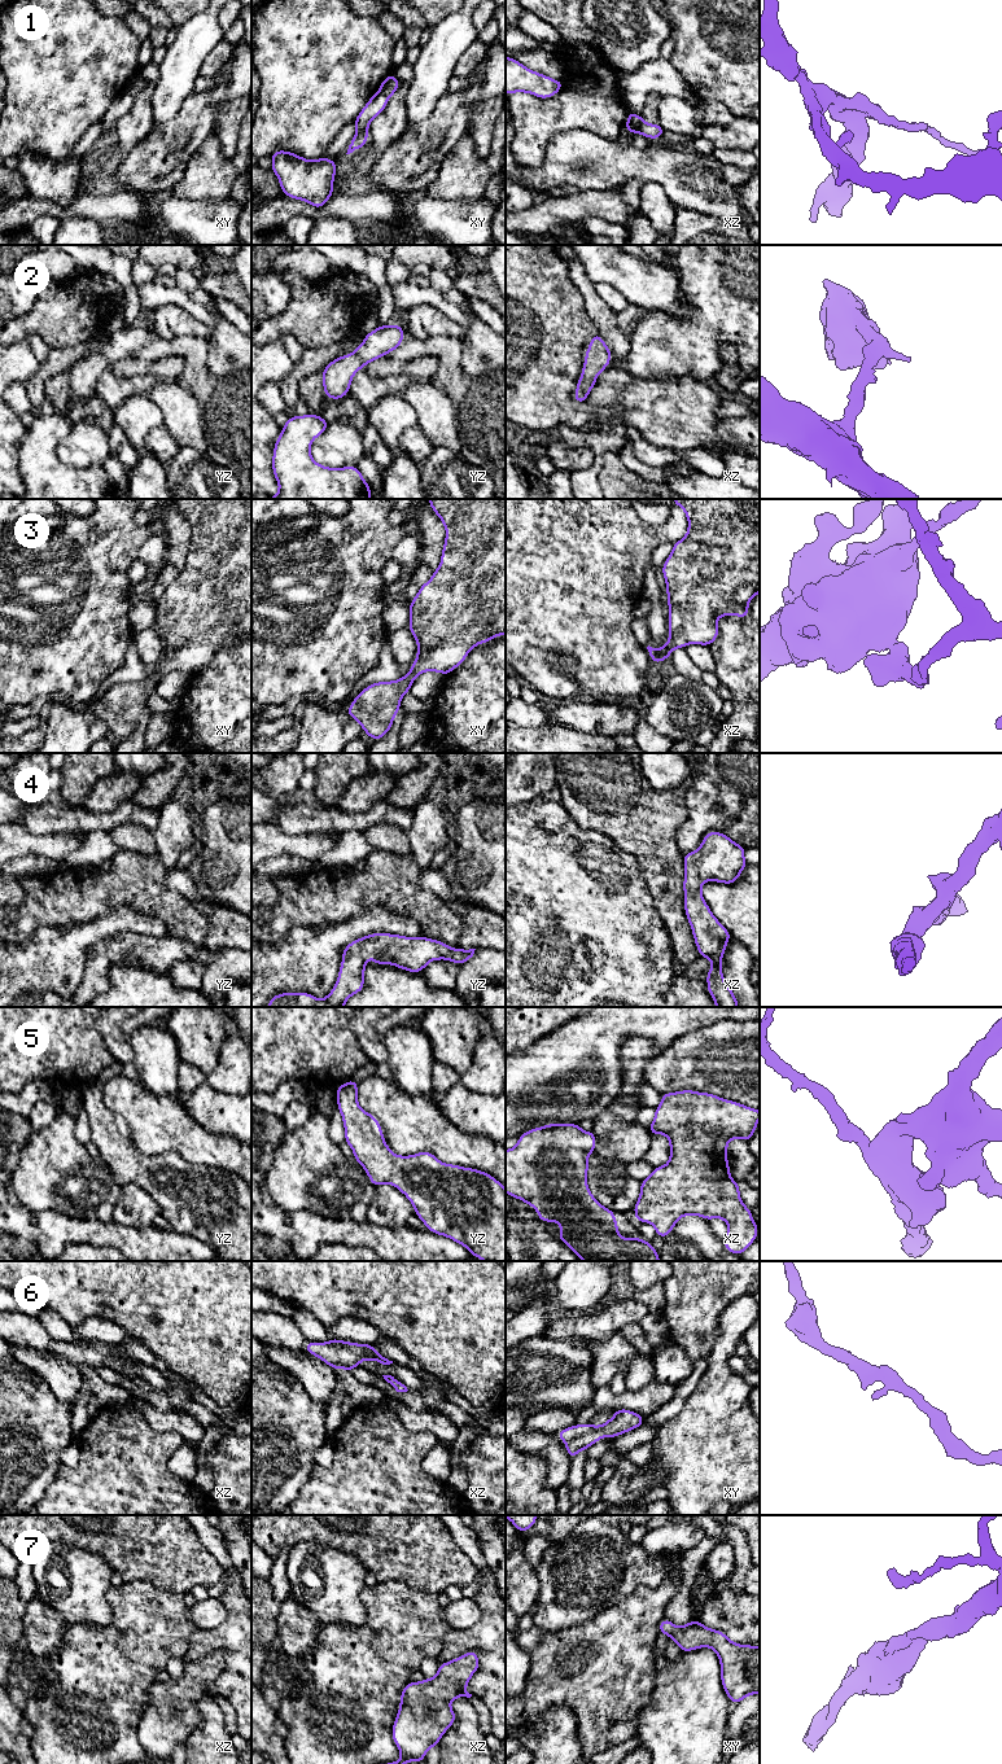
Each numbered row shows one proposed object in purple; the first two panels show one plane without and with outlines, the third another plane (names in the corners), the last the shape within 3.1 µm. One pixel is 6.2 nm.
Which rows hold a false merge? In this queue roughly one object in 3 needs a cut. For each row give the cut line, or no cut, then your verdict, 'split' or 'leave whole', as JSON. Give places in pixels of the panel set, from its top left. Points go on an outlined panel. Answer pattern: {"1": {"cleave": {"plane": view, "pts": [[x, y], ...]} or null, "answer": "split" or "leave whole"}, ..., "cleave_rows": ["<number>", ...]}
{"1": {"cleave": {"plane": "xz", "pts": [[642, 119], [634, 131]]}, "answer": "split"}, "2": {"cleave": null, "answer": "leave whole"}, "3": {"cleave": null, "answer": "leave whole"}, "4": {"cleave": null, "answer": "leave whole"}, "5": {"cleave": null, "answer": "leave whole"}, "6": {"cleave": null, "answer": "leave whole"}, "7": {"cleave": null, "answer": "leave whole"}, "cleave_rows": ["1"]}

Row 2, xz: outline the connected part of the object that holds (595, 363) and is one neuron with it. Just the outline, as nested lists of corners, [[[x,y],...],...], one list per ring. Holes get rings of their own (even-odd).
[[[598,333],[590,338],[590,346],[585,354],[585,364],[574,391],[574,402],[585,403],[587,395],[596,385],[596,376],[600,375],[612,360],[612,353]]]

